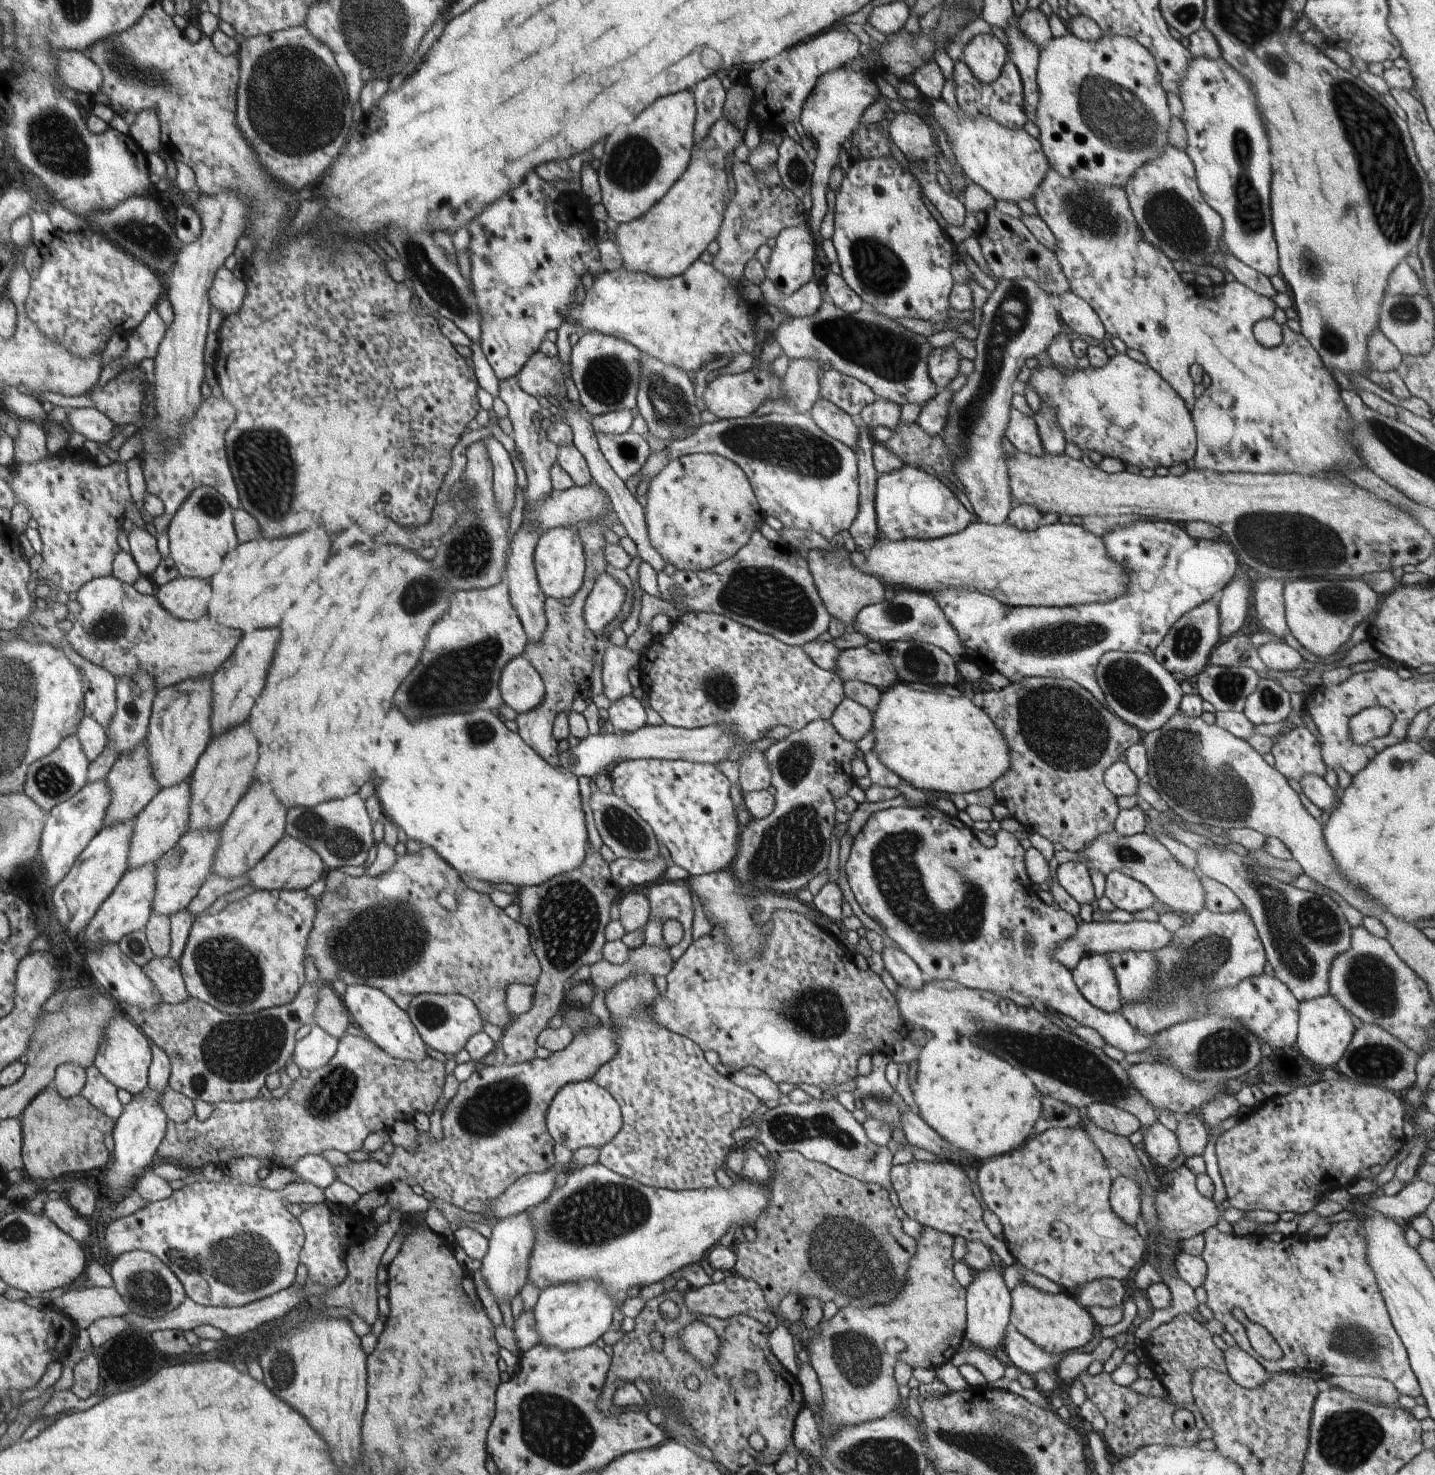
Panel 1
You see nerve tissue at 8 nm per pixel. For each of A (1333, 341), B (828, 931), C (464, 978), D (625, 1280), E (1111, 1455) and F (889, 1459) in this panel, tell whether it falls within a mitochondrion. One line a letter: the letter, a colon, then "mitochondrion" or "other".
A: mitochondrion
B: other
C: other
D: other
E: other
F: mitochondrion

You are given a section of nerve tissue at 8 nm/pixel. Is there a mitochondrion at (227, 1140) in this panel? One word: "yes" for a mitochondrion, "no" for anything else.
no

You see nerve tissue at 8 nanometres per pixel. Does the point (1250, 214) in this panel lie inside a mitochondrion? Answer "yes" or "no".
yes

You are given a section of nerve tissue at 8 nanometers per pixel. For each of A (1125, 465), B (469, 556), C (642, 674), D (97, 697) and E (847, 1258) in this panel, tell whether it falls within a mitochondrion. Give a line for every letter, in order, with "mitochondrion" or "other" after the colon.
A: other
B: mitochondrion
C: other
D: other
E: mitochondrion

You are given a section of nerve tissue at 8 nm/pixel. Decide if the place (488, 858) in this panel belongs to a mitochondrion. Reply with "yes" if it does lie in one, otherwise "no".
no

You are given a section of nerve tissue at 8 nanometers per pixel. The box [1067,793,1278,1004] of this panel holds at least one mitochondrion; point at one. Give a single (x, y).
(1196, 964)

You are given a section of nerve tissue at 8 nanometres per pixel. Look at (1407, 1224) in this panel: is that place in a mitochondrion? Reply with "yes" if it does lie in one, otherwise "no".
no

